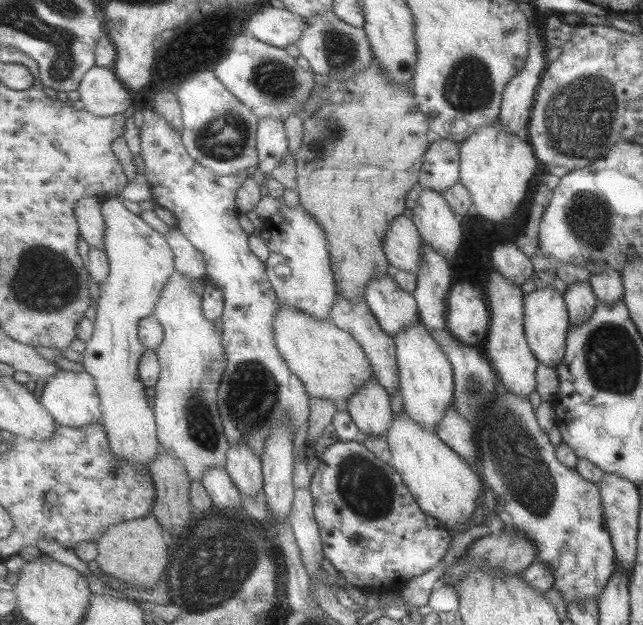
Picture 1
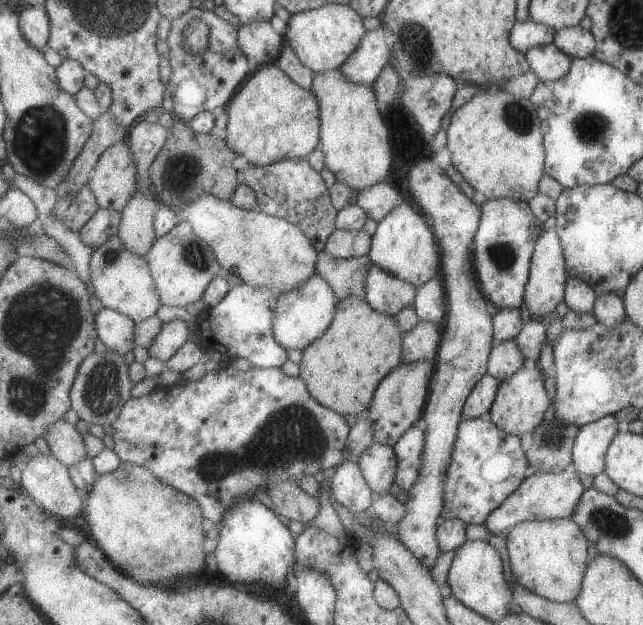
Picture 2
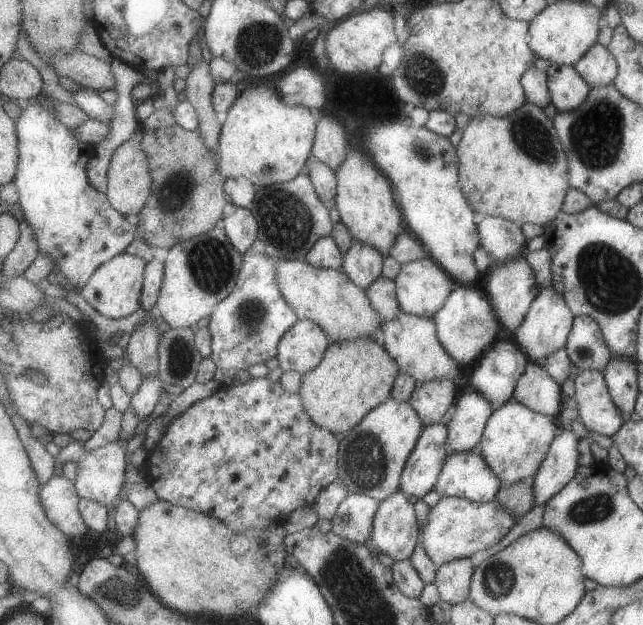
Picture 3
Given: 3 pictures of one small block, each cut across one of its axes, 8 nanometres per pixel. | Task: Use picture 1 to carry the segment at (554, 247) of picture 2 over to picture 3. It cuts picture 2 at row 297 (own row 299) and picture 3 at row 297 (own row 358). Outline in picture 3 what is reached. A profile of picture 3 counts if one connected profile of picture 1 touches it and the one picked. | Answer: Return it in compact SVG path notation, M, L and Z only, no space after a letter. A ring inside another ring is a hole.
M541 287L536 301L529 306L528 314L525 314L524 322L521 322L520 327L513 332L516 346L525 354L528 361L541 363L549 354L554 354L567 345L573 318L571 308L564 302L564 296L559 291L552 287Z

